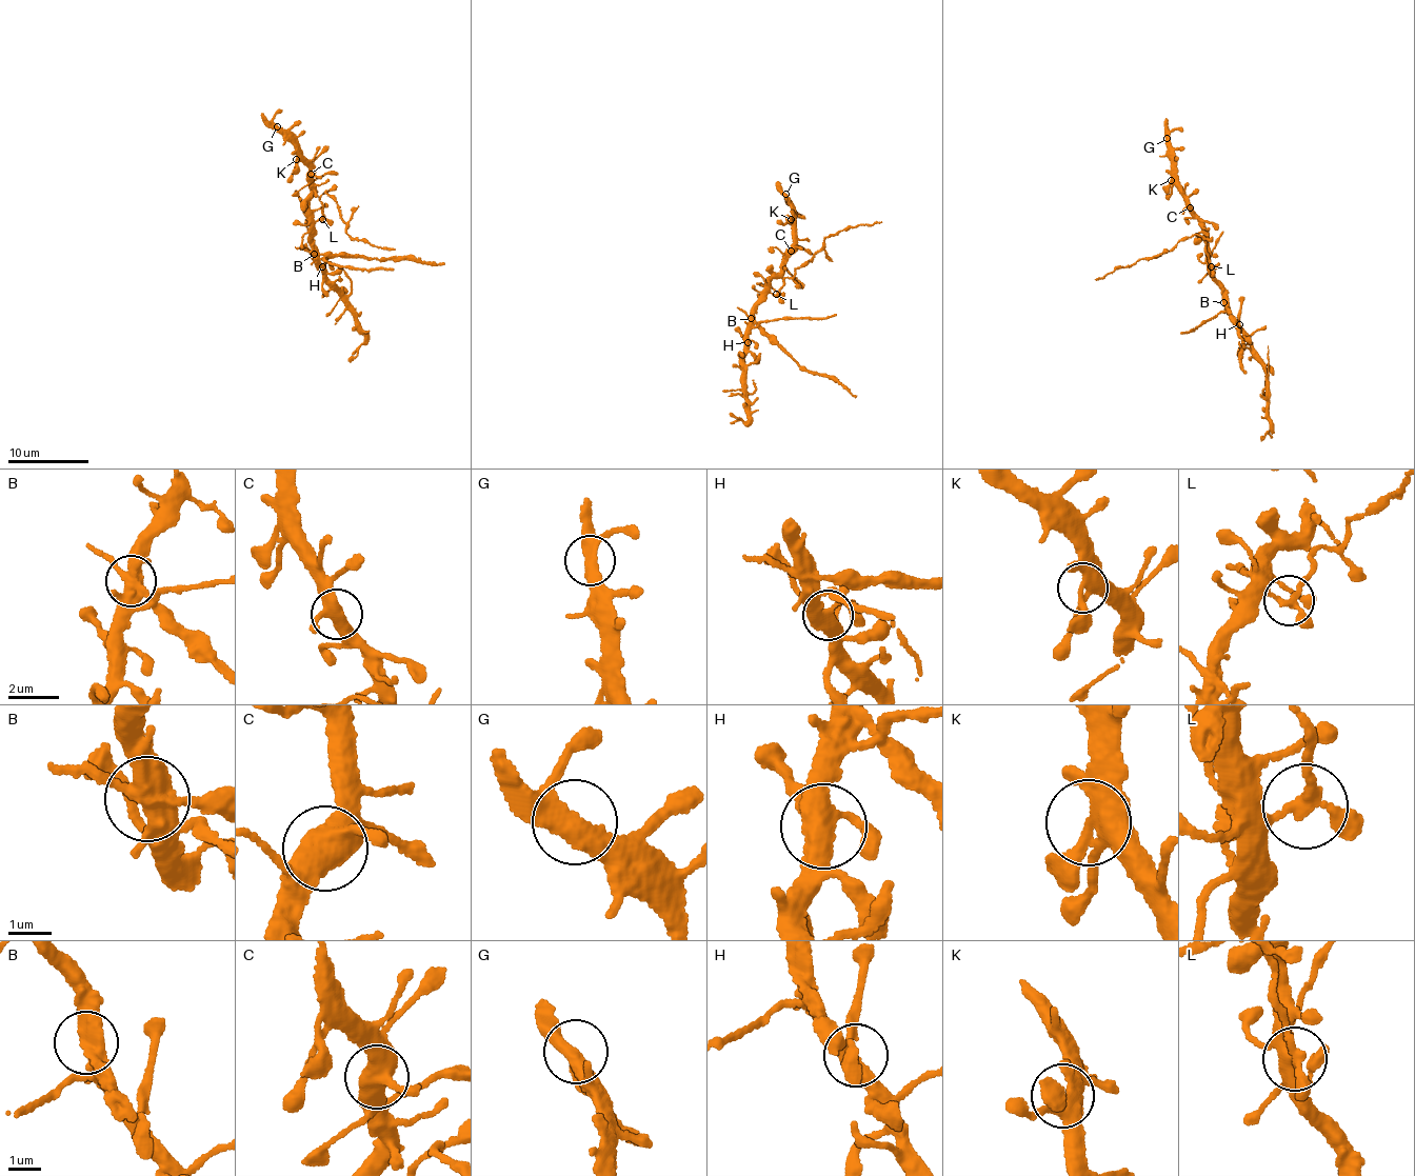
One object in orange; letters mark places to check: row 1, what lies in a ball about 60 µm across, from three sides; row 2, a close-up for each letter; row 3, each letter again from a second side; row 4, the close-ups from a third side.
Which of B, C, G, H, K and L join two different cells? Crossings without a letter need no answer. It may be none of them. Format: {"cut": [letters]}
{"cut": ["B", "L"]}

